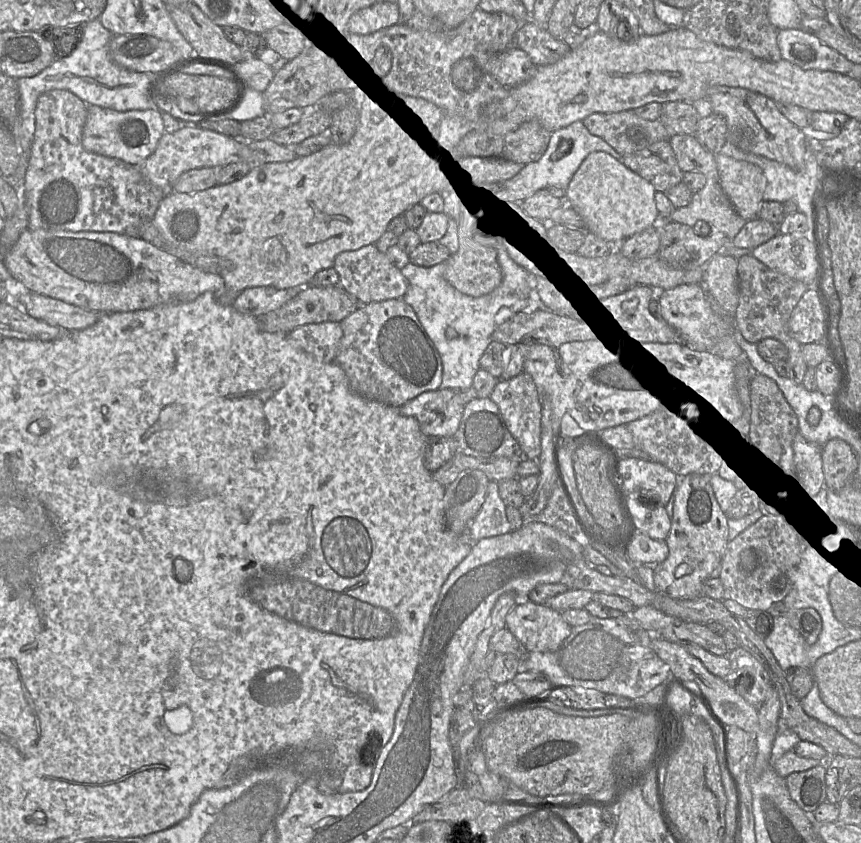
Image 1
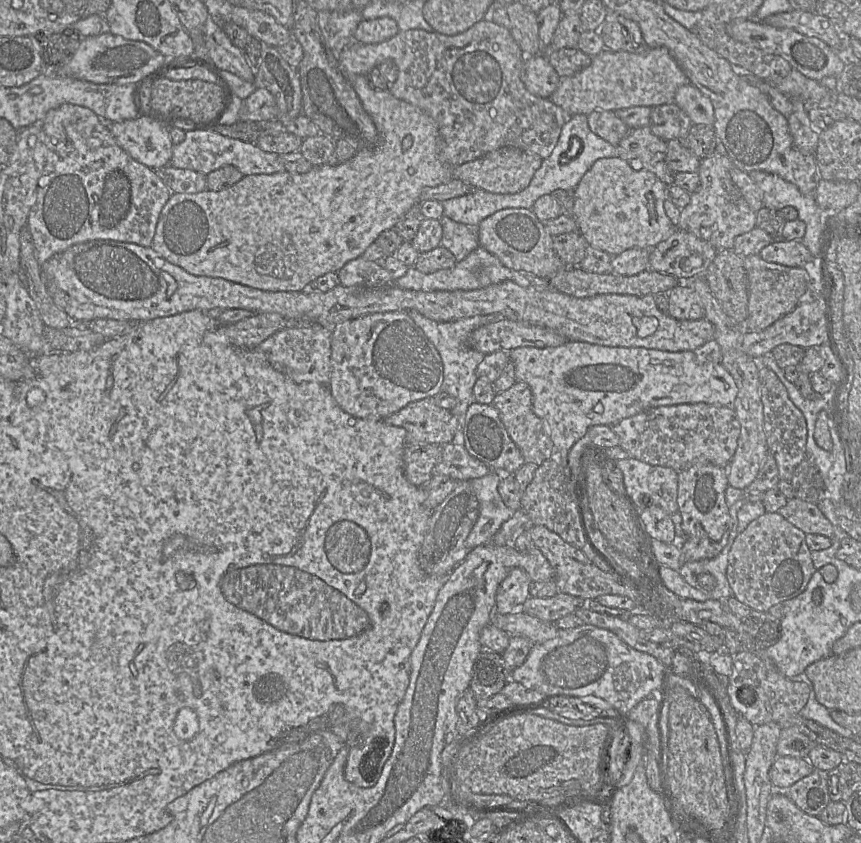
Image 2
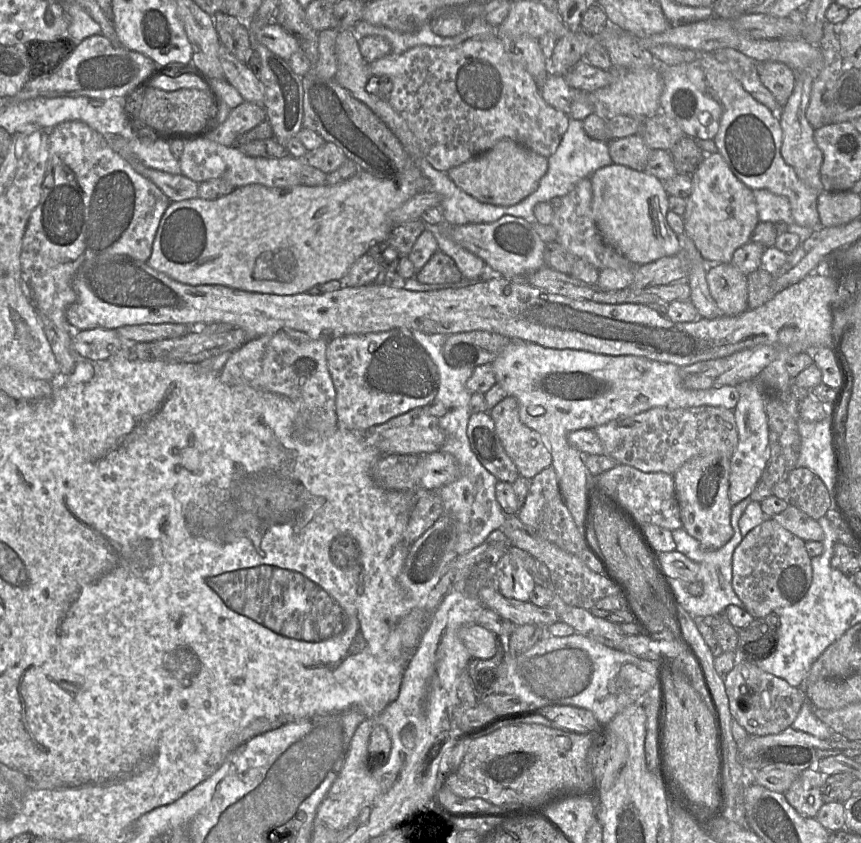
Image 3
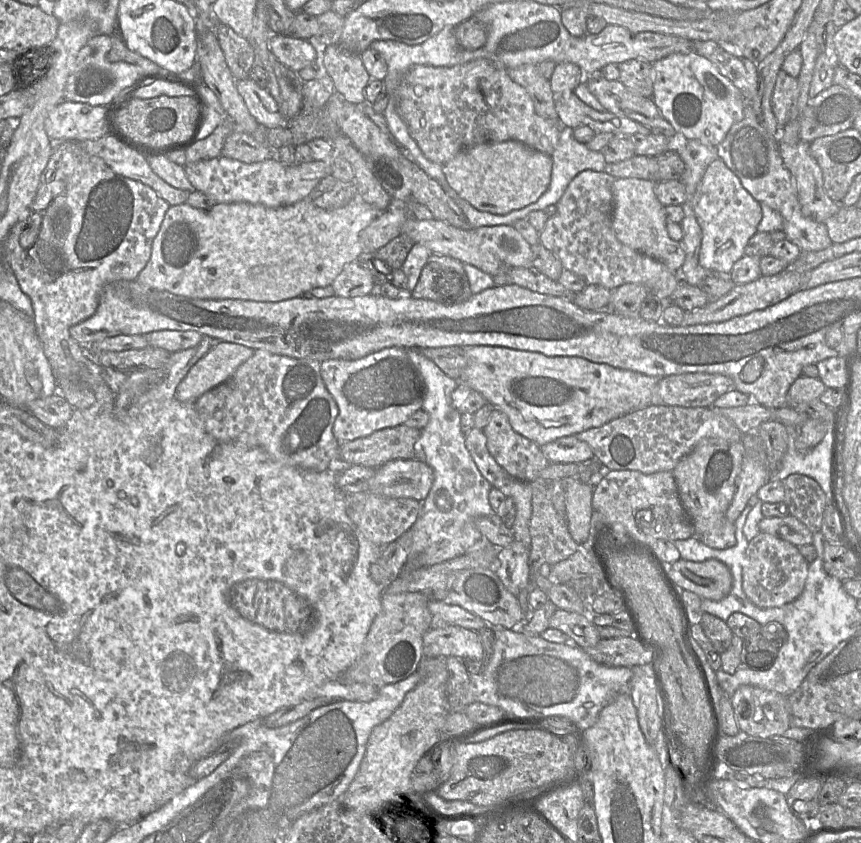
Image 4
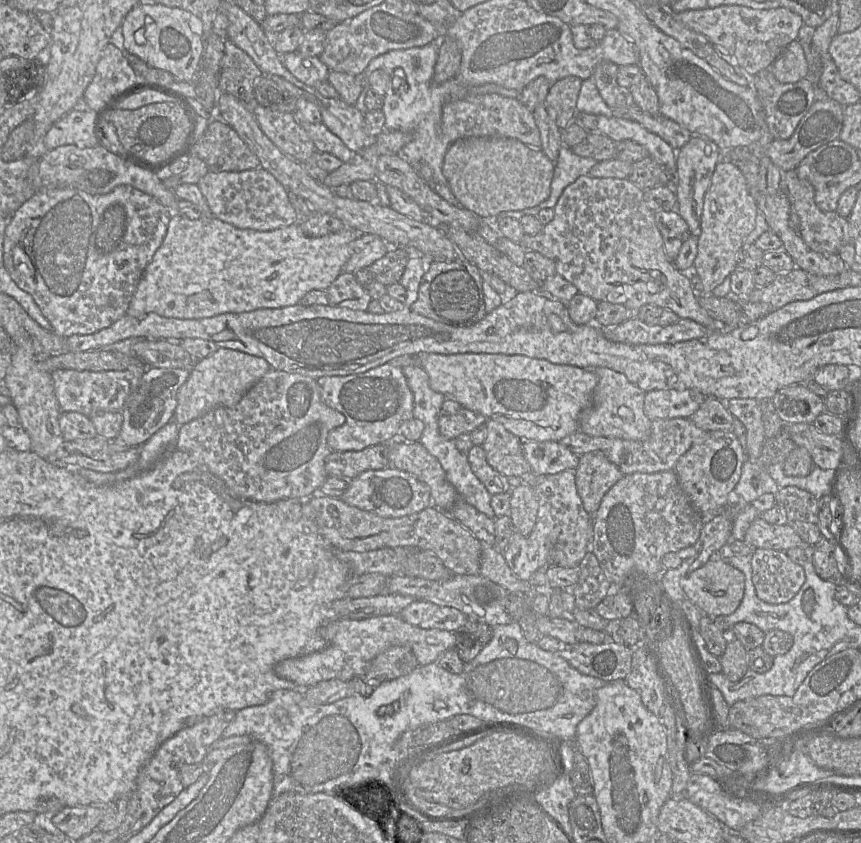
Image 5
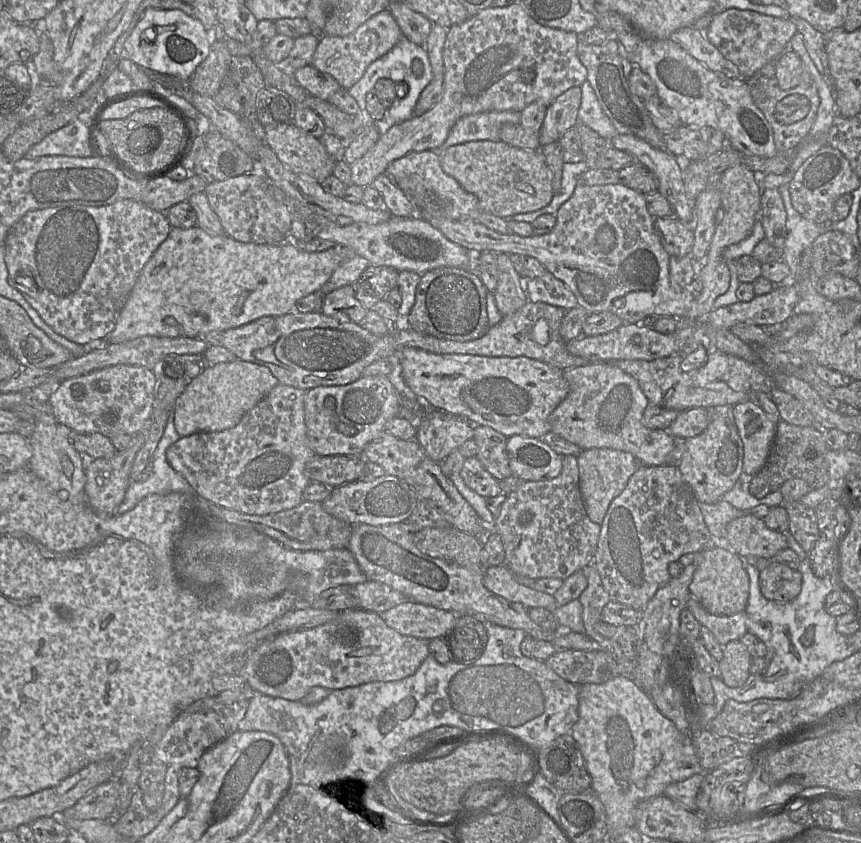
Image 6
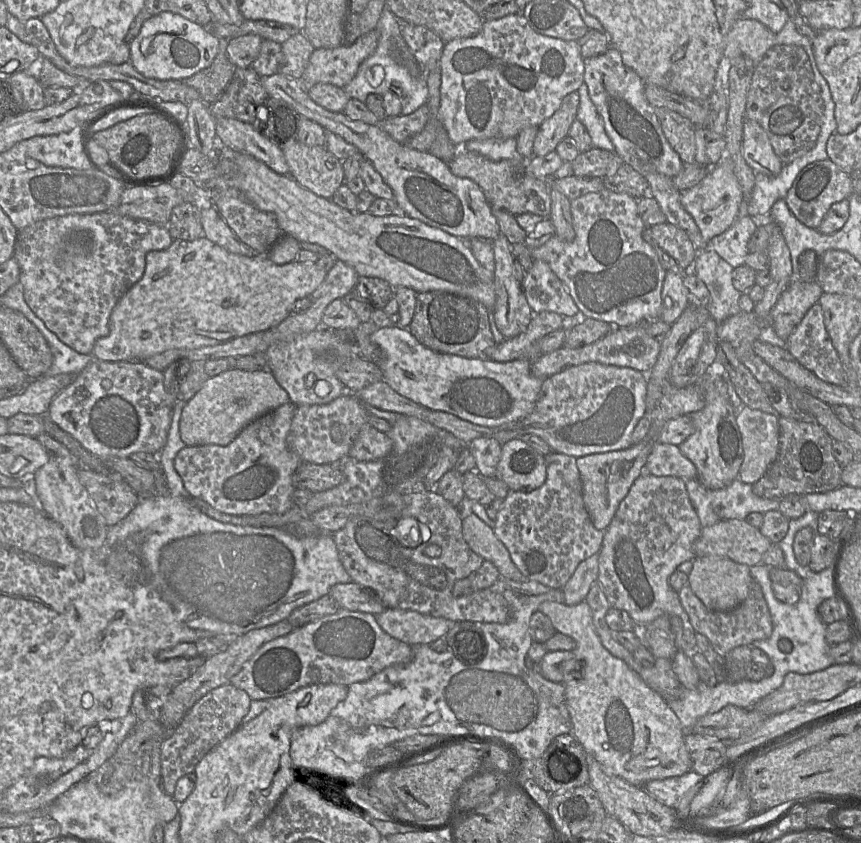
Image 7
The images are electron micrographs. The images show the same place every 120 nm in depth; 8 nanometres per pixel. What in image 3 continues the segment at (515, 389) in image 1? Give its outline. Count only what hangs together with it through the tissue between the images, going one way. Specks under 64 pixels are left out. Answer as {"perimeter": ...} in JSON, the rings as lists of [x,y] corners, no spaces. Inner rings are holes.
{"perimeter":[[[507,395],[490,411],[490,415],[495,423],[497,435],[521,477],[532,480],[543,469],[552,466],[552,455],[546,440],[521,422],[515,397]]]}

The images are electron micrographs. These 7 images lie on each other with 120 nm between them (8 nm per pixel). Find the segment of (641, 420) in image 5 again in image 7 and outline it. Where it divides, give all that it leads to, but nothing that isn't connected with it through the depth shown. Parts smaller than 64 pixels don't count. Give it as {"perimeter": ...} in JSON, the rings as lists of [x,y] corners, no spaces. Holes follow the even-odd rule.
{"perimeter":[[[597,362],[571,366],[543,379],[540,396],[530,414],[498,427],[477,425],[453,414],[429,409],[397,393],[383,380],[369,384],[355,394],[366,405],[417,417],[450,432],[464,443],[487,437],[503,445],[515,438],[536,435],[550,446],[552,452],[578,458],[627,449],[633,445],[632,433],[646,413],[647,388],[648,374],[630,367]],[[656,441],[648,456],[645,470],[655,476],[674,476],[684,480],[697,479],[694,463],[683,455],[679,446]]]}

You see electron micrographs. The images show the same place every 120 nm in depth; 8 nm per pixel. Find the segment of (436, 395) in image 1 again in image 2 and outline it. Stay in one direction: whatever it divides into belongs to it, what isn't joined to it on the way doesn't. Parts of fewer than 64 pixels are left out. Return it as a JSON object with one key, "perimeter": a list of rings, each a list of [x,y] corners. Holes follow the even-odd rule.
{"perimeter":[[[434,398],[409,403],[383,421],[406,431],[406,446],[435,444],[444,446],[455,440],[457,419],[446,409],[439,407]]]}

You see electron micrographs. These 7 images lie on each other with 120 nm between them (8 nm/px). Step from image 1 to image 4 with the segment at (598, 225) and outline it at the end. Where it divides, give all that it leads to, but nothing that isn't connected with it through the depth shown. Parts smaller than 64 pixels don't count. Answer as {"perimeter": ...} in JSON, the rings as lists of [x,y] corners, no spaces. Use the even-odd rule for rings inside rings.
{"perimeter":[[[637,178],[615,179],[611,185],[613,210],[611,228],[624,245],[663,263],[671,272],[679,273],[685,260],[681,242],[672,240],[667,232],[665,207],[654,193],[656,182]]]}

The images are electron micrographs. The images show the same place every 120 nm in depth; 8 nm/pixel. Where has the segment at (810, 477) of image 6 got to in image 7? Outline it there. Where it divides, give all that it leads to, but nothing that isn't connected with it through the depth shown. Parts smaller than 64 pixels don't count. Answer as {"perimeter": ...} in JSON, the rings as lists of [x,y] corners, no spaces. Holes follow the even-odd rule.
{"perimeter":[[[778,416],[779,450],[767,472],[752,485],[753,492],[762,498],[781,499],[797,494],[825,493],[844,485],[842,466],[833,456],[833,438],[816,421],[805,422]]]}

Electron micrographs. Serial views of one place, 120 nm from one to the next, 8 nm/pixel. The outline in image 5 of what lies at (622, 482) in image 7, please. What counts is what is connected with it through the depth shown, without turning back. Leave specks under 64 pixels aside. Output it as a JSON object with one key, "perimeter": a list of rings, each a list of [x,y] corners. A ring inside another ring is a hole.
{"perimeter":[[[600,451],[580,456],[575,483],[588,514],[594,516],[604,495],[623,476],[620,469]]]}

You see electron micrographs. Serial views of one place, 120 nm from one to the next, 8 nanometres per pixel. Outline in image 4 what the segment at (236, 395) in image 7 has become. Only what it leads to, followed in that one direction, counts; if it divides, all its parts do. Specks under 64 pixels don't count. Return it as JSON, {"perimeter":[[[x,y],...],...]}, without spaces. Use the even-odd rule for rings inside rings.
{"perimeter":[[[218,342],[188,371],[177,386],[174,398],[182,403],[195,403],[207,391],[229,380],[253,352],[240,344]]]}

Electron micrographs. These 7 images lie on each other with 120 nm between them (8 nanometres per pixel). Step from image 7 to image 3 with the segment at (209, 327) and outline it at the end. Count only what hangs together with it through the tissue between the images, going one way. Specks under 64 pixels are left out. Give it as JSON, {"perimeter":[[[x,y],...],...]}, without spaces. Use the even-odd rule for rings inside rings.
{"perimeter":[[[359,171],[352,178],[335,185],[307,186],[300,184],[291,188],[270,188],[261,184],[250,184],[235,188],[229,194],[215,200],[195,197],[177,202],[170,201],[157,227],[151,256],[146,263],[156,271],[187,285],[223,285],[237,290],[263,294],[300,294],[317,284],[342,279],[359,257],[367,253],[376,243],[386,241],[394,228],[392,212],[410,198],[410,194],[405,193],[394,181],[378,178],[365,171]]]}

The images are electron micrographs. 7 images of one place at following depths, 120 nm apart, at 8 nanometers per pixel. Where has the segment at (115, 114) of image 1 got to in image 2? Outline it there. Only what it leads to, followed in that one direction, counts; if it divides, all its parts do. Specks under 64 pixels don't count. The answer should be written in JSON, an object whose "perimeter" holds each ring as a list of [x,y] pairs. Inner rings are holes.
{"perimeter":[[[140,115],[136,119],[109,123],[117,144],[135,161],[157,170],[170,164],[172,142],[168,126]]]}

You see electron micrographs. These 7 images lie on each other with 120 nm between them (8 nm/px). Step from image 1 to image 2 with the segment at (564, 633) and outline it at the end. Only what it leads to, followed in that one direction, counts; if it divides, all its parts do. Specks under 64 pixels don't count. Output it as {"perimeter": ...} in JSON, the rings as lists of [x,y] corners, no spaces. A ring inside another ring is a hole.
{"perimeter":[[[524,612],[508,614],[493,613],[490,624],[504,630],[511,636],[522,636],[533,643],[554,638],[558,633],[555,623],[540,620]]]}

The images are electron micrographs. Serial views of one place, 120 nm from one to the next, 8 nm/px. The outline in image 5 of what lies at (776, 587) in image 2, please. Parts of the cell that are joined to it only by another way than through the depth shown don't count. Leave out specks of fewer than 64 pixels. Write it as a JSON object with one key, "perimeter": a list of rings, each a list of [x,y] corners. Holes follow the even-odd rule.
{"perimeter":[[[757,548],[751,567],[756,594],[769,604],[787,603],[805,582],[803,566],[792,562],[783,551]]]}

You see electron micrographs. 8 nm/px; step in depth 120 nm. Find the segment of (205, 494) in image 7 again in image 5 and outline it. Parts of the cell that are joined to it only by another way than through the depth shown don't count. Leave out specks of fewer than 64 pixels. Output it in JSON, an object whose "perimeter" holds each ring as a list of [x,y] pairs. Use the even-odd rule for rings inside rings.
{"perimeter":[[[271,368],[235,406],[213,408],[201,417],[179,426],[175,449],[199,462],[222,480],[238,498],[262,503],[285,499],[306,500],[318,492],[328,477],[325,459],[332,451],[327,437],[331,430],[343,422],[343,415],[322,400],[317,380]]]}

